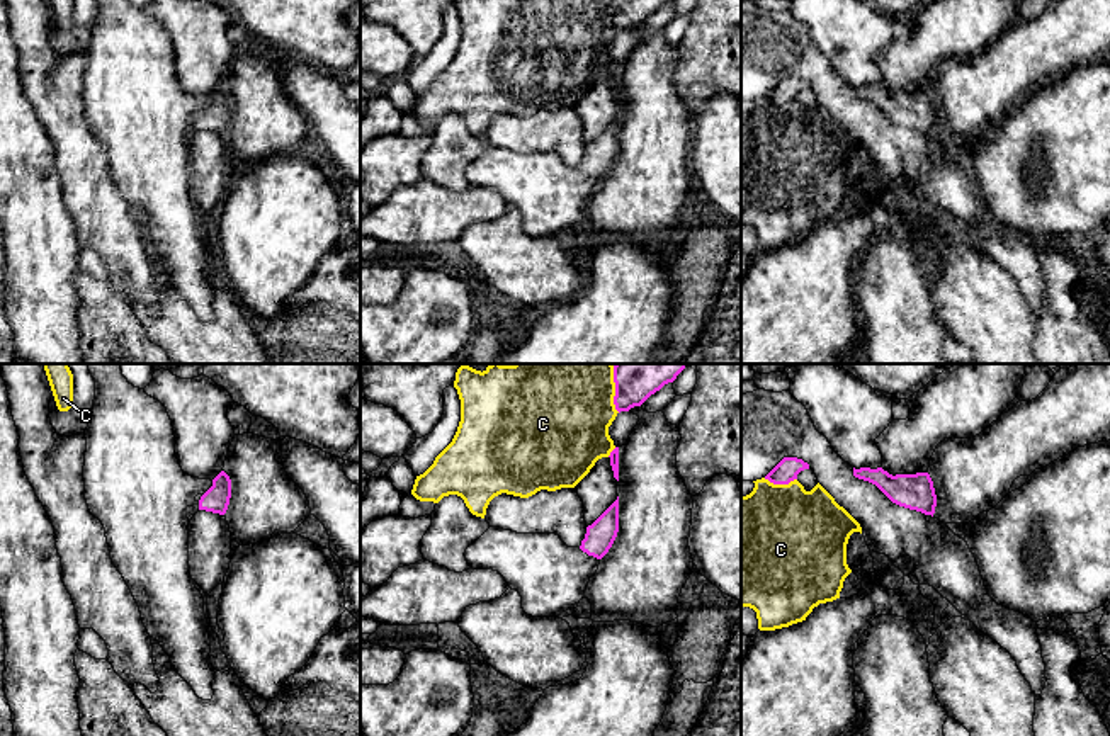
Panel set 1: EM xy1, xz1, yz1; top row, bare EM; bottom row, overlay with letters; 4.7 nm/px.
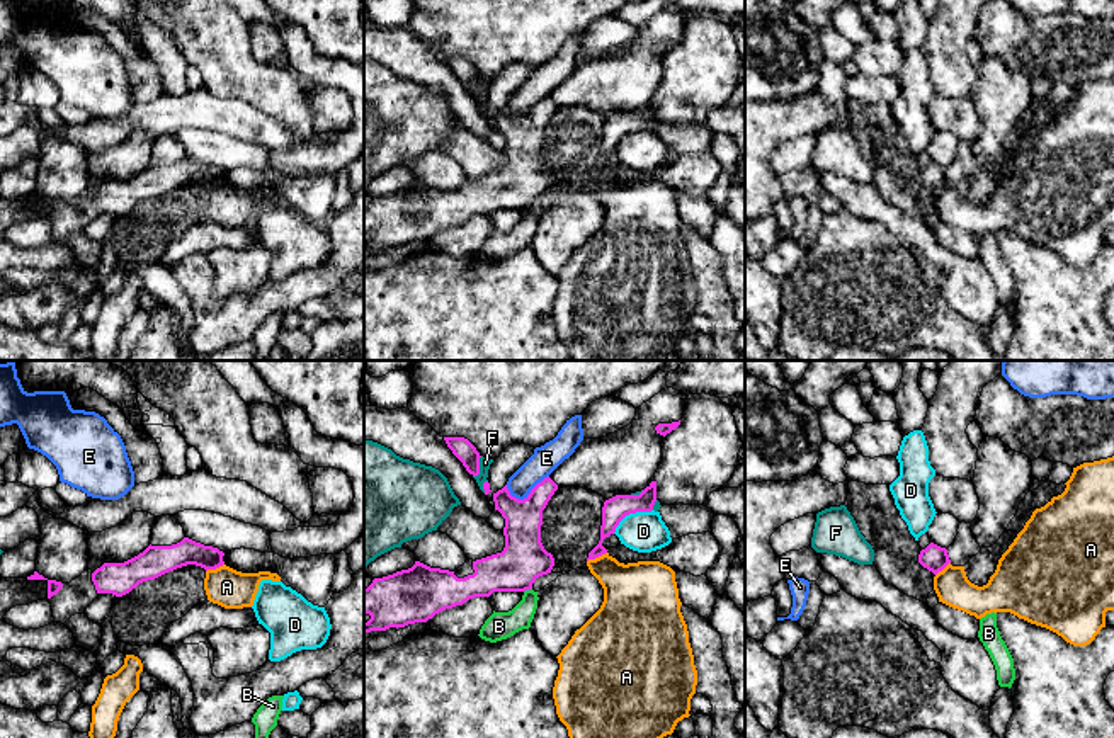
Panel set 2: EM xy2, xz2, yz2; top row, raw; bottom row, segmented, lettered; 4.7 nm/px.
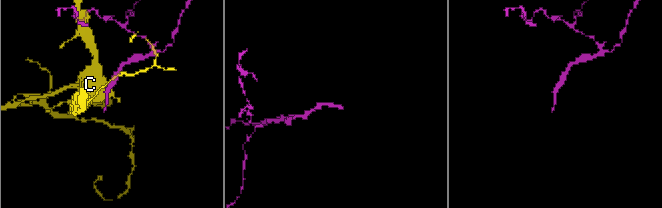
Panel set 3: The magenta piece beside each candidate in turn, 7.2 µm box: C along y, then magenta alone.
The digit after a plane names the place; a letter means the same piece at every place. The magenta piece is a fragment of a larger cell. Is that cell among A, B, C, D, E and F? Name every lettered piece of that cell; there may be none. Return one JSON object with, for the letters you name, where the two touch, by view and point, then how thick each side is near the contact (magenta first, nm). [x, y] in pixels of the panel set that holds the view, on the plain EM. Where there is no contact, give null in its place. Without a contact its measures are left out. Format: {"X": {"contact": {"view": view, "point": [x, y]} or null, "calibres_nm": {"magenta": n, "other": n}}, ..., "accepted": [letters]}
{"accepted": []}

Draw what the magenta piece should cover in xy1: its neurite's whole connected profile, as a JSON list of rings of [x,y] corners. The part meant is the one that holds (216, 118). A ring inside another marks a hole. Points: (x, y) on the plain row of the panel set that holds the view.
[[[95,0],[85,58],[85,119],[105,148],[112,184],[129,206],[150,257],[170,275],[172,287],[199,318],[211,320],[211,252],[204,218],[189,192],[189,136],[199,129],[224,134],[231,99],[224,90],[212,100],[184,92],[167,27],[127,0]]]

